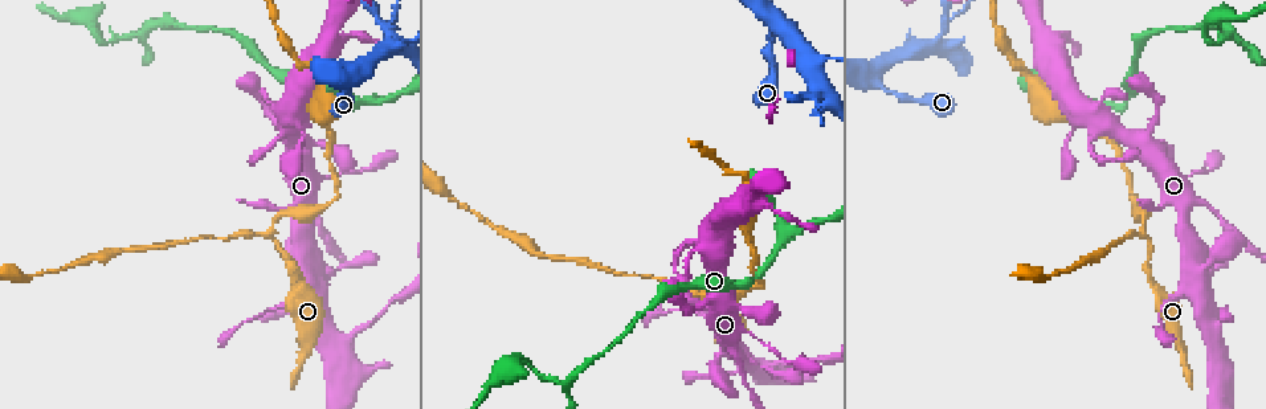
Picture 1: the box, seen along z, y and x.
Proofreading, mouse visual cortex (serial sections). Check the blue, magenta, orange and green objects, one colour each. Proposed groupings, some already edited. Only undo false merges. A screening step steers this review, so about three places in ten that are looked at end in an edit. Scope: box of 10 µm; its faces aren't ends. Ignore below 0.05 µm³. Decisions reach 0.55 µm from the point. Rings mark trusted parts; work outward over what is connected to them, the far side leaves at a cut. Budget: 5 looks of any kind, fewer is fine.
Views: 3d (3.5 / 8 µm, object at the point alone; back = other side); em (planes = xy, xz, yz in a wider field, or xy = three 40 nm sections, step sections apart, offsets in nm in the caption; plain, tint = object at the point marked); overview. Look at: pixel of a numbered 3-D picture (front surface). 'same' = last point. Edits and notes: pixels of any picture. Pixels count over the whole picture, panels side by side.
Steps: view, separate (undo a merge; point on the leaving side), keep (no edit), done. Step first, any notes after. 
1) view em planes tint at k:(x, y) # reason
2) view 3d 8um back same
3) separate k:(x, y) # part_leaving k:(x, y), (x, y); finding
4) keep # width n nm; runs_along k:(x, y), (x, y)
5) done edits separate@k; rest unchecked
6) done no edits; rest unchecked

view 3d 3.5um at 1:(933, 47)

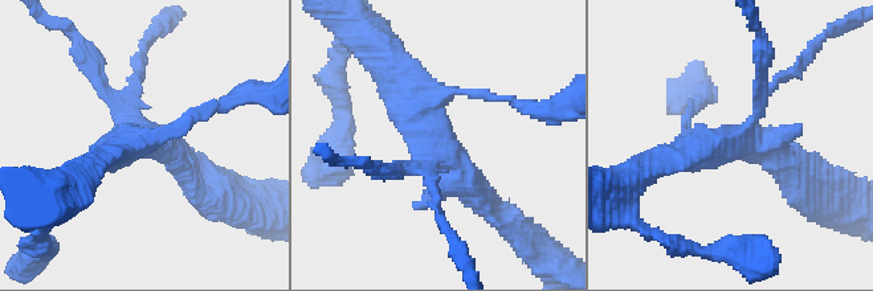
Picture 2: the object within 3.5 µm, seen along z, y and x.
view em xy step 1 plain at 2:(428, 143) # arms 4; arm_widths 150, 200, 350, 350 nm

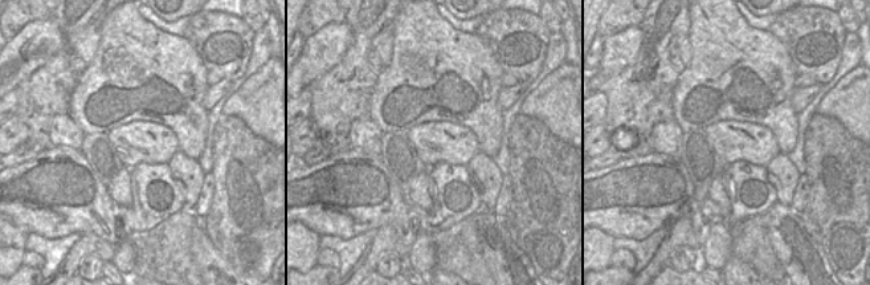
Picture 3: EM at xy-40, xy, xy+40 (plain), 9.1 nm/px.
view em xy step 1 tint same

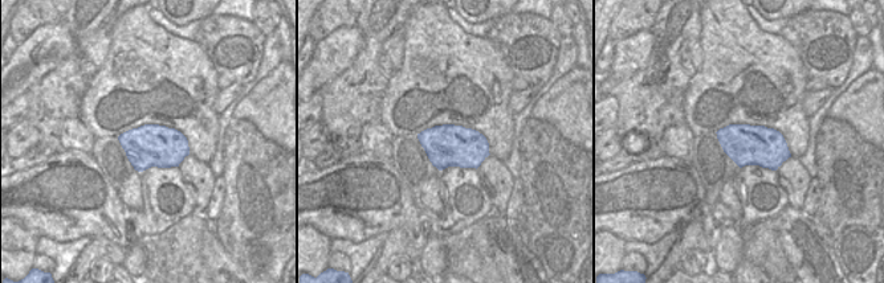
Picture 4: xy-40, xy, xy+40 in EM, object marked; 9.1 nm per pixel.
separate 2:(100, 62) # part_leaving 2:(123, 103), (76, 42); a second cell is stuck on

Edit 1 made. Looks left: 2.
view em planes tint at 1:(272, 234) # abrupt turn

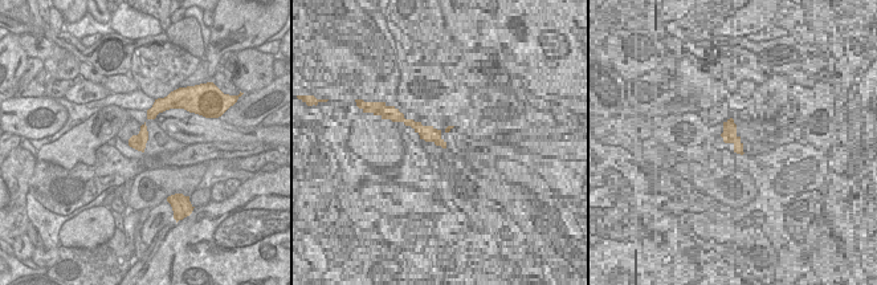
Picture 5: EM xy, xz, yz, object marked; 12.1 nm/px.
view 3d 3.5um same # see where the arms go

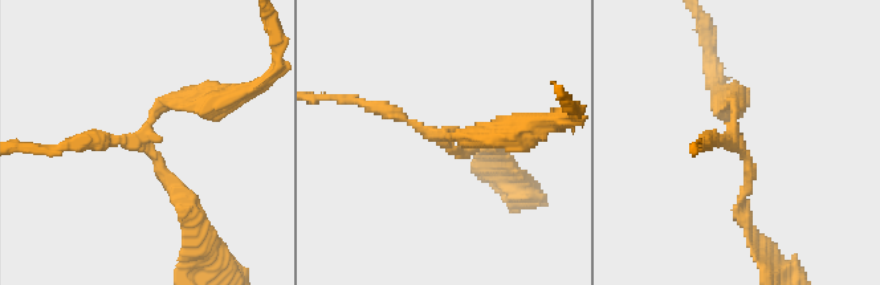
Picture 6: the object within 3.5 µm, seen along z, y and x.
separate 6:(396, 115) # arm_widths 150, 150, 200 nm; two cells meet here

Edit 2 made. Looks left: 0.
done edits separate@2, separate@6; rest unchecked

